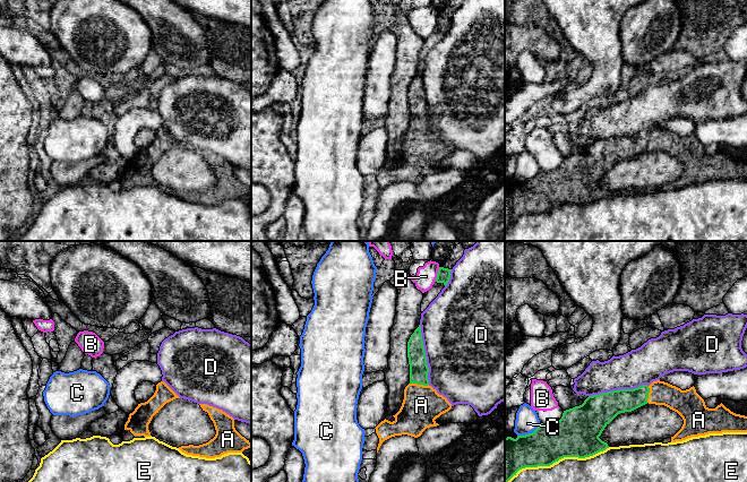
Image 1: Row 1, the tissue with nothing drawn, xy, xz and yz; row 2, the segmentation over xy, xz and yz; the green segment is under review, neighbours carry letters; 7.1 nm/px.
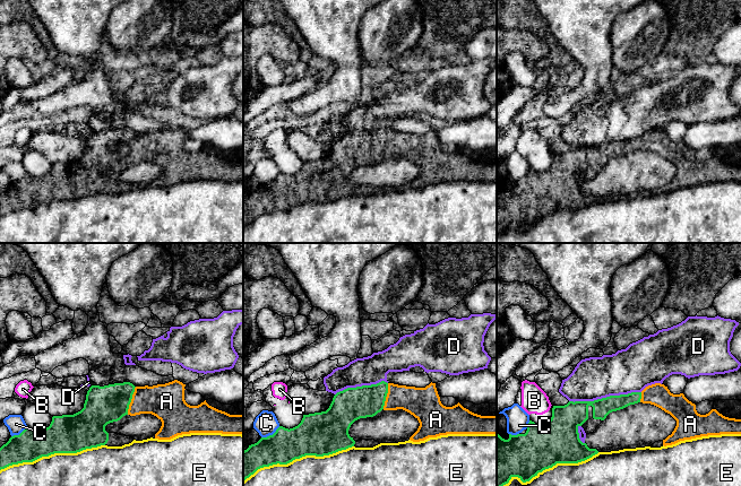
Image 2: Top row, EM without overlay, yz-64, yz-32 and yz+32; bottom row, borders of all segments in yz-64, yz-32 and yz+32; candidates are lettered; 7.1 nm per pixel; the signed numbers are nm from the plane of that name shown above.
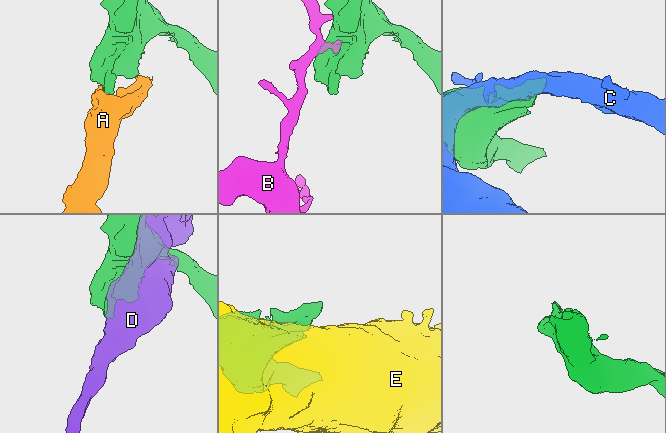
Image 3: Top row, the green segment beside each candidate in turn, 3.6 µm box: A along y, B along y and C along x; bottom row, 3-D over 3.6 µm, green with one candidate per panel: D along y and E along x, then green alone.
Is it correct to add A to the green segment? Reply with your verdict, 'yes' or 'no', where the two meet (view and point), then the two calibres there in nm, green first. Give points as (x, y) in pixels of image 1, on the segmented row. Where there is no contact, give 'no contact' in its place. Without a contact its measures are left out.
yes | xz (419, 384) | 130/280 nm

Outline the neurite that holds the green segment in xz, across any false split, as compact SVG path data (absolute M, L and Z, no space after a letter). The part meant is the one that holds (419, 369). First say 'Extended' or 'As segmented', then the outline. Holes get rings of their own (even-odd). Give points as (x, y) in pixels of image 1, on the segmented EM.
As segmented. M420 325L407 342L407 358L410 364L410 384L428 386L429 368L427 364Z

